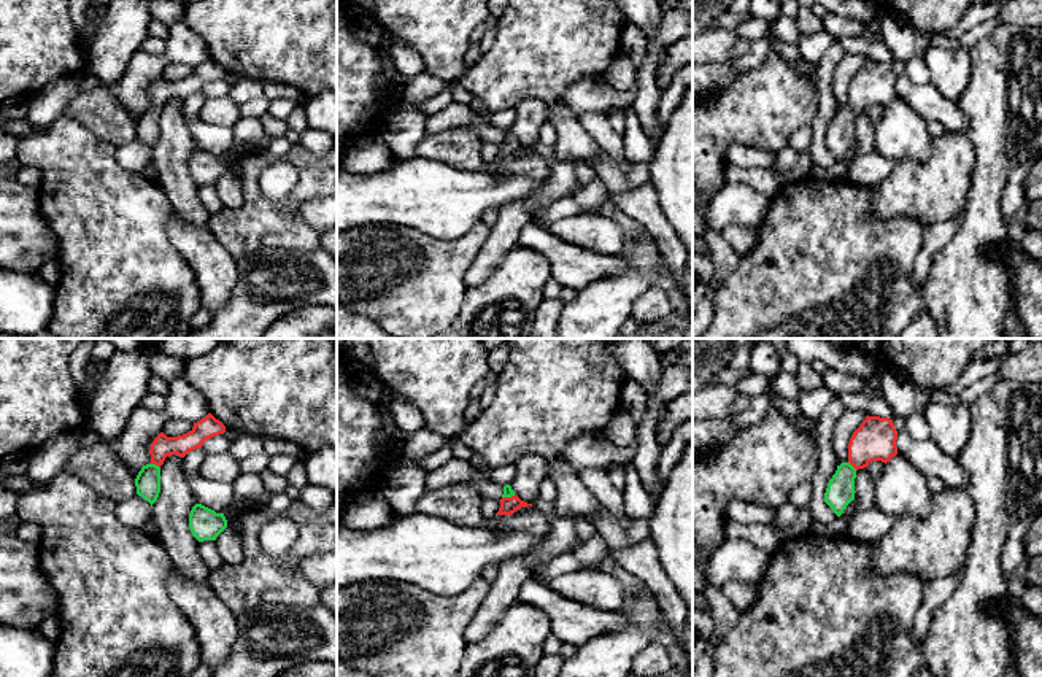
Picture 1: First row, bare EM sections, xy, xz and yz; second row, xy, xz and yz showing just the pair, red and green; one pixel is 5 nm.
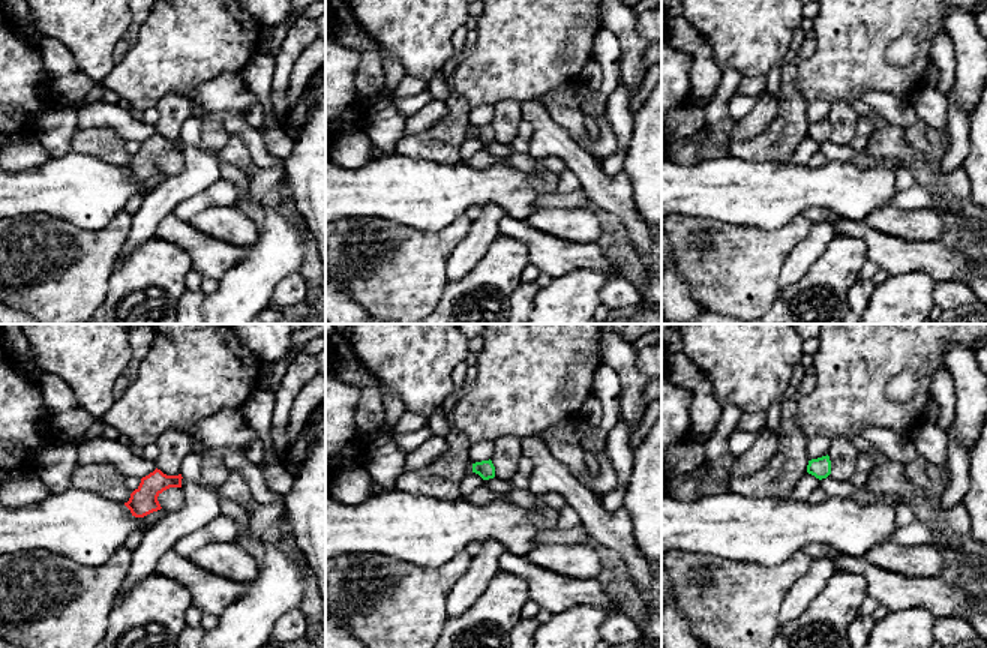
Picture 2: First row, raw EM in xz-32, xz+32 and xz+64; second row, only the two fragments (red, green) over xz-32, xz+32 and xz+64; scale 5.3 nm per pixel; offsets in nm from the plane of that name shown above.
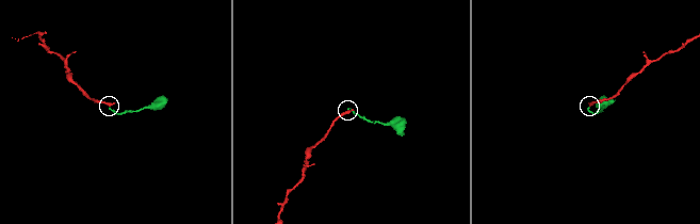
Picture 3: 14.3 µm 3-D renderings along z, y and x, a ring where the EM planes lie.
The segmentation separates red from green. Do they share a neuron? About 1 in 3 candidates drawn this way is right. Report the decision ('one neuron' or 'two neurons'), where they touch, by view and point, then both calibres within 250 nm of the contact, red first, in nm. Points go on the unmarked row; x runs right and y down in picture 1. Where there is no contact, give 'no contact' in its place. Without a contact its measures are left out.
one neuron; contact xy (154, 107); calibres 110 and 130 nm

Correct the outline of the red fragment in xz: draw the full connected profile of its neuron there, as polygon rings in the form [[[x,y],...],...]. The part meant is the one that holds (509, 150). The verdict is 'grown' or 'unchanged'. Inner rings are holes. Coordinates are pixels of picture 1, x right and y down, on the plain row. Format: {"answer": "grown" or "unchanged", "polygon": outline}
{"answer": "grown", "polygon": [[[505,129],[505,130],[504,130],[504,138],[502,138],[502,143],[500,143],[500,153],[499,153],[497,159],[511,159],[511,157],[515,157],[518,153],[527,151],[527,149],[532,151],[532,148],[527,148],[527,146],[521,145],[521,143],[515,138],[515,135],[511,133],[510,129]]]}

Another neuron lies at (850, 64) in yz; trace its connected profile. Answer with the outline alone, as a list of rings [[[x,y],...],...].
[[[845,54],[837,68],[834,70],[831,91],[839,103],[839,106],[848,106],[848,87],[853,76],[866,64],[864,56]]]

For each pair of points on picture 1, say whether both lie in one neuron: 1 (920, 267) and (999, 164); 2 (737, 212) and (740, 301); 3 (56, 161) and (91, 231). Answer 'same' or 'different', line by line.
1: different
2: different
3: same

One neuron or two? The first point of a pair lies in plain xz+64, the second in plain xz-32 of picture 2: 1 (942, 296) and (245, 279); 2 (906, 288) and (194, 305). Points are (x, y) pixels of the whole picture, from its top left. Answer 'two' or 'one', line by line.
1: two
2: two

